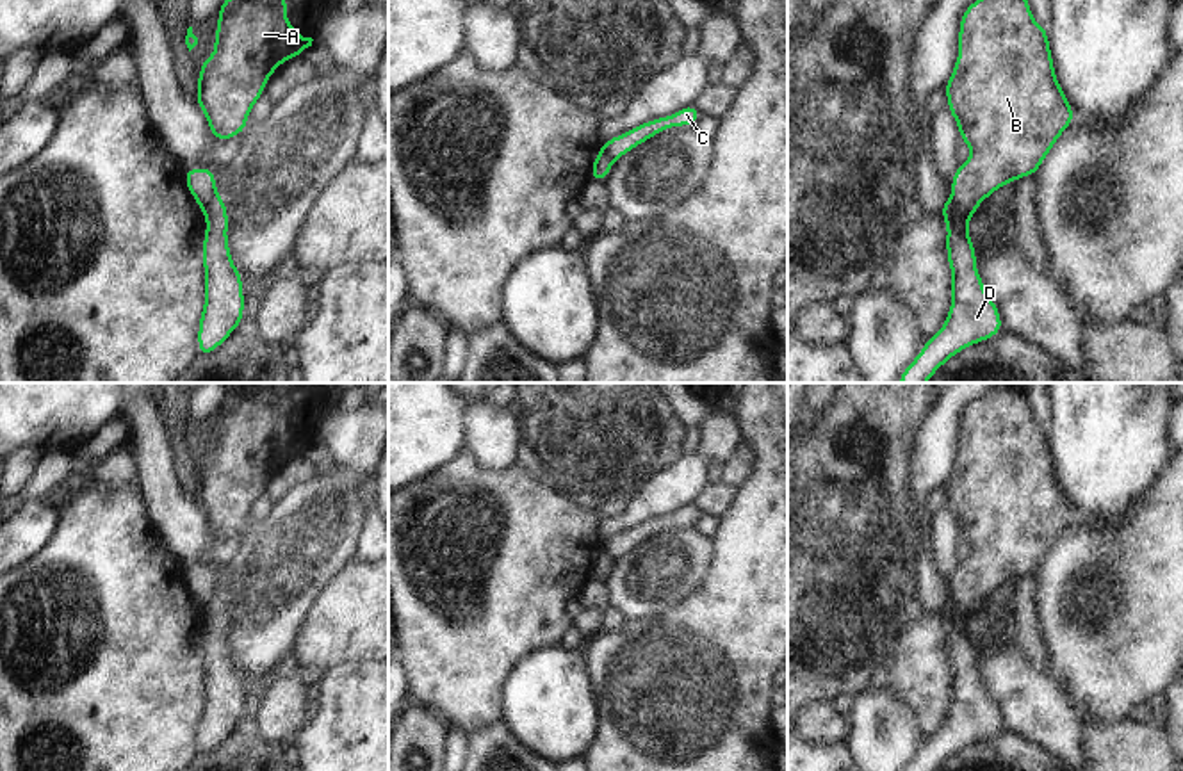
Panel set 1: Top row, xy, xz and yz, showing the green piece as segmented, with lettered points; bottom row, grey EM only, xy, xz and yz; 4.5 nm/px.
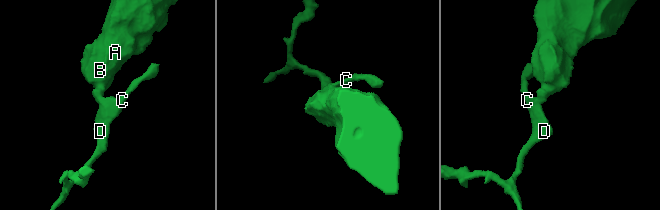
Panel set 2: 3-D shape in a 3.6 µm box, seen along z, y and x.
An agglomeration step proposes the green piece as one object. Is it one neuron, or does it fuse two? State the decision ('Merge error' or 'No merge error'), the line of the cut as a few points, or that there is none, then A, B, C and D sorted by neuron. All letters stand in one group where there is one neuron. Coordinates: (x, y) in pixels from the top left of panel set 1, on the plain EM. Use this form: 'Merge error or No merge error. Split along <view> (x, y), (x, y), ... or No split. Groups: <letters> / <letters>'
Merge error. Split along yz (950, 595), (959, 604), (966, 620). Groups: A B / C D

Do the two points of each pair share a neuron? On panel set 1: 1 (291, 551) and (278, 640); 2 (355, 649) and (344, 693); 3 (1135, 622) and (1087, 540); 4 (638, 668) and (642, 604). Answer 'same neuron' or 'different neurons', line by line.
1: same neuron
2: different neurons
3: same neuron
4: different neurons

